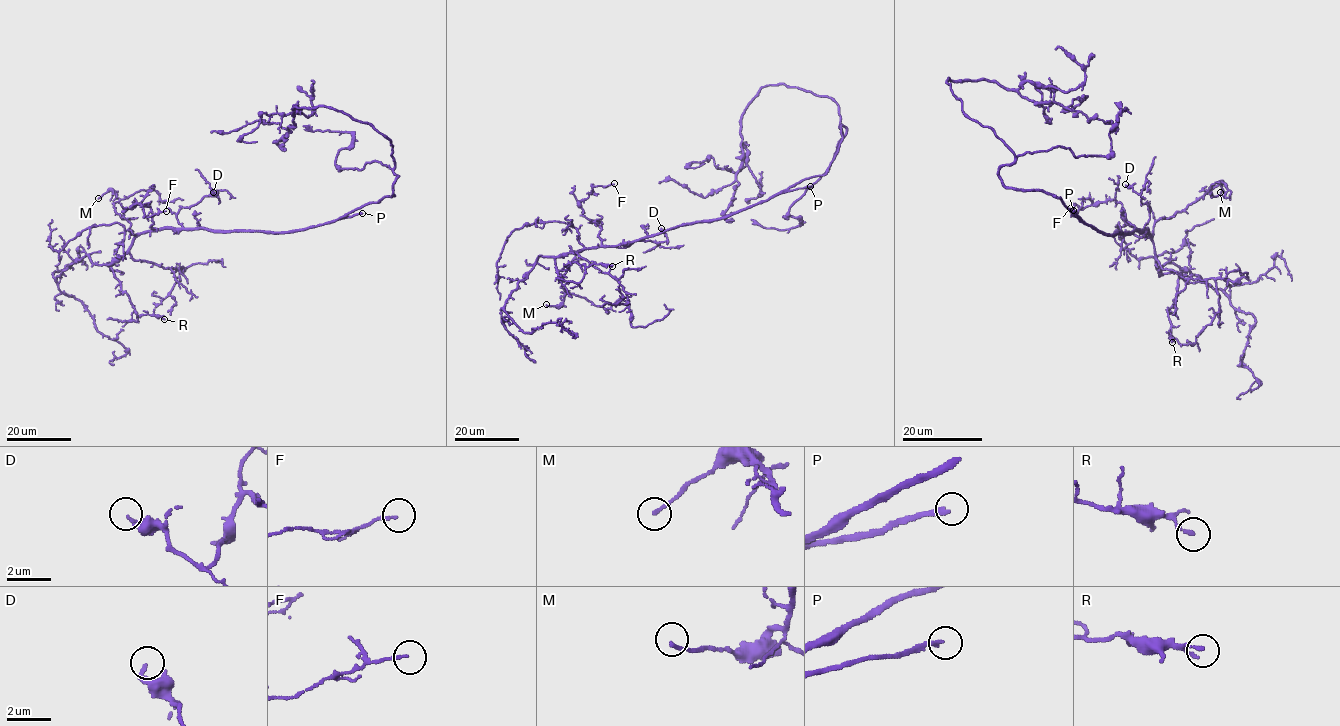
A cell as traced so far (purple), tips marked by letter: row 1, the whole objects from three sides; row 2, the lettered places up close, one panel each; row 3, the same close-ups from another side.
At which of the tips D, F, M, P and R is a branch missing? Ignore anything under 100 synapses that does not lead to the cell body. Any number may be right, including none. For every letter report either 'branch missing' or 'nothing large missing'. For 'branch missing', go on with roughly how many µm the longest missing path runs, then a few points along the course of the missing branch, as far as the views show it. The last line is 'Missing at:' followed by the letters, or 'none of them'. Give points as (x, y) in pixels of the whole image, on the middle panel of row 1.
D: nothing large missing
F: nothing large missing
M: nothing large missing
P: branch missing; missing 130 µm; course (810, 186), (842, 182), (881, 212), (885, 249), (881, 270), (851, 307), (750, 366), (717, 365)
R: nothing large missing
Missing at: P

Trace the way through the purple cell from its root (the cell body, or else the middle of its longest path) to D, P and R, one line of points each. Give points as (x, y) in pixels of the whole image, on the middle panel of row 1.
D: (773, 197), (719, 218), (682, 224), (641, 237), (624, 247), (634, 241), (665, 241), (667, 237), (661, 228)
P: (773, 197), (810, 186)
R: (773, 197), (719, 218), (555, 258), (558, 271), (574, 262), (612, 266)

